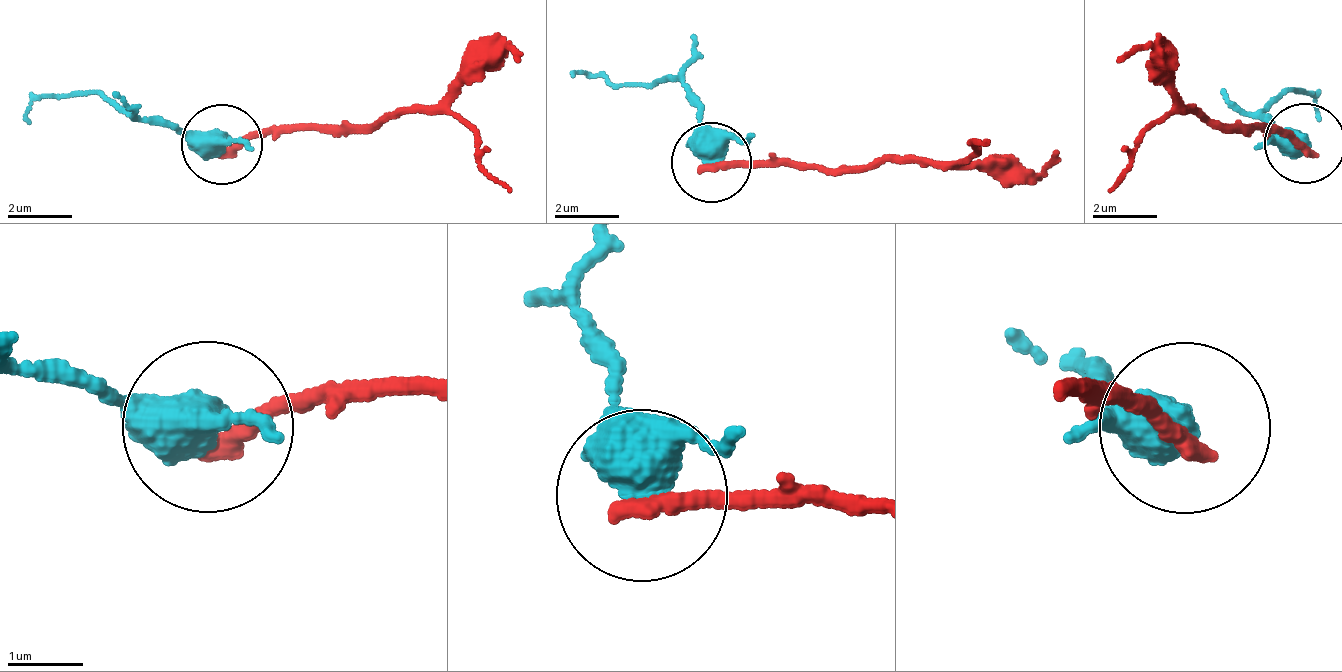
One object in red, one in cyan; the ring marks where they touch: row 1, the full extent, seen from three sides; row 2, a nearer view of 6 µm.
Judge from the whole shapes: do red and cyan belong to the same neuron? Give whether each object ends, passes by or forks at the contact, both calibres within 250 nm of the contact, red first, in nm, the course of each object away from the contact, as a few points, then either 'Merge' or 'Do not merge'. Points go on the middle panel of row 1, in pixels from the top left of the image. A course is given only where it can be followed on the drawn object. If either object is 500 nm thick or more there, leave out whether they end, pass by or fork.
At the ring red ends. At the ring cyan passes by. Thickness 260 nm (red) against 440 nm. Course of red: (715, 160), (765, 168), (968, 161), (987, 138). Course of cyan: (708, 160), (708, 136), (676, 79), (626, 86), (567, 70). Do not merge

